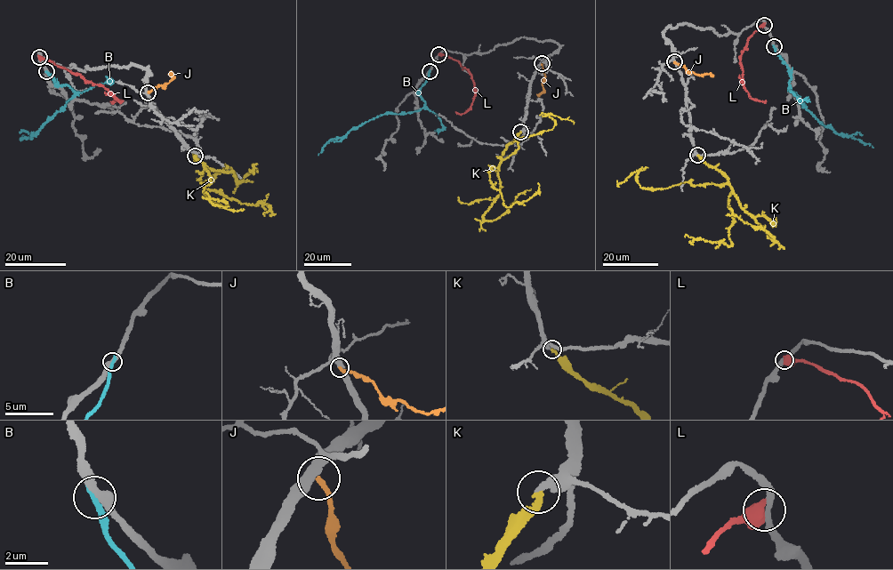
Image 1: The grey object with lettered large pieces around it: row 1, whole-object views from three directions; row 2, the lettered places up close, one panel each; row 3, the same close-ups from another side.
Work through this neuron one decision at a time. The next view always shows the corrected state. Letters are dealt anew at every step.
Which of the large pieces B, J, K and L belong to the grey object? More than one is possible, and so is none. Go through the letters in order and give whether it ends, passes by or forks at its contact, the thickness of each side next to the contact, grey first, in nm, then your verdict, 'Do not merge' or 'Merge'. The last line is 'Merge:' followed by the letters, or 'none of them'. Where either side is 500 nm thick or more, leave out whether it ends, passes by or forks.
B: It ends there. Thickness 400 nm (grey) against 280 nm. Do not merge
J: It ends there. Thickness 340 nm (grey) against 240 nm. Do not merge
K: It ends there. Thickness 320 nm (grey) against 280 nm. Merge
L: Thickness 300 nm (grey) against 650 nm. Do not merge
Merge: K

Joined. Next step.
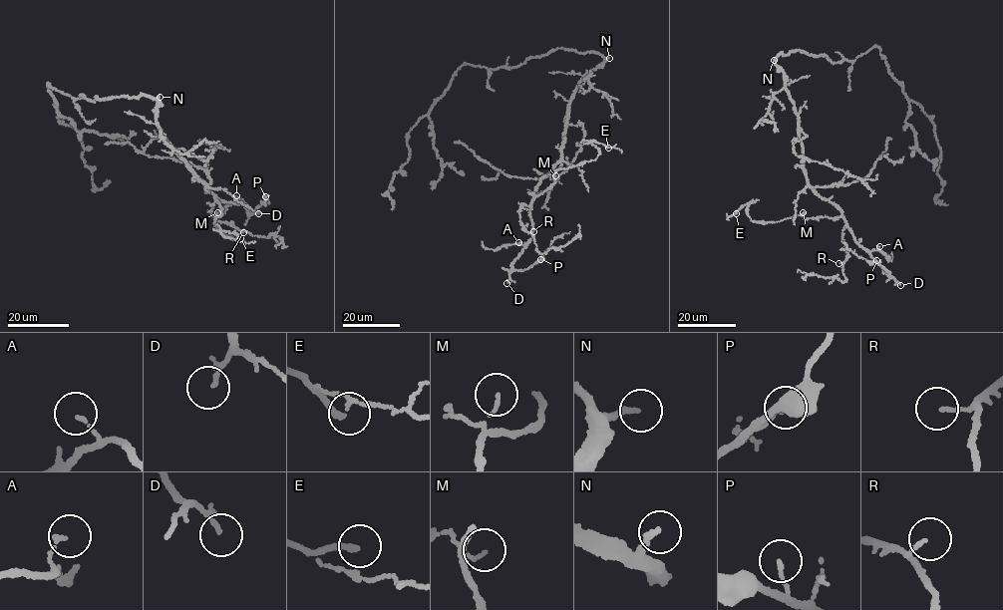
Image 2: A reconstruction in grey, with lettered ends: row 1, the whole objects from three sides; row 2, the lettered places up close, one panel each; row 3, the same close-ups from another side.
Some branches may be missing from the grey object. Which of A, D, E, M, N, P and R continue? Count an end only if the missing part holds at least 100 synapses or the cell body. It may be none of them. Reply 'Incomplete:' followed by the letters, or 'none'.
Incomplete: N

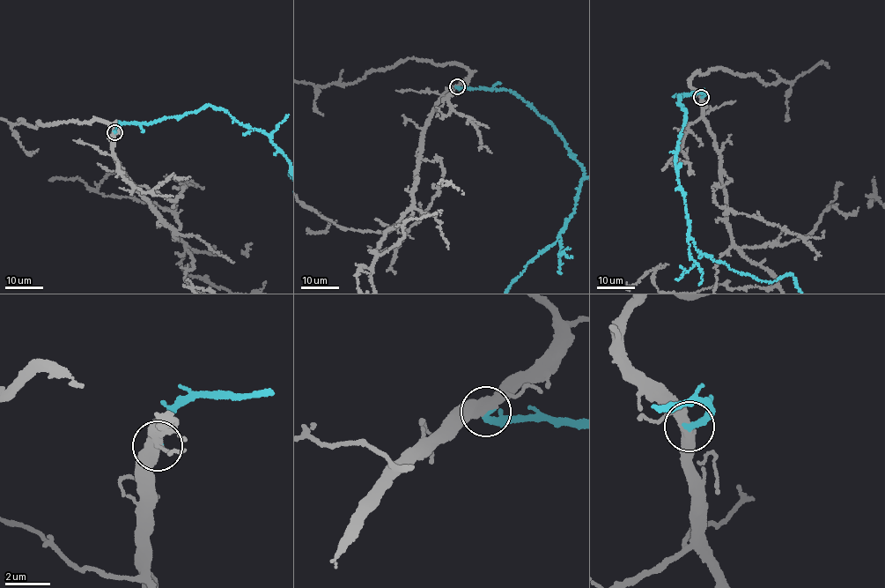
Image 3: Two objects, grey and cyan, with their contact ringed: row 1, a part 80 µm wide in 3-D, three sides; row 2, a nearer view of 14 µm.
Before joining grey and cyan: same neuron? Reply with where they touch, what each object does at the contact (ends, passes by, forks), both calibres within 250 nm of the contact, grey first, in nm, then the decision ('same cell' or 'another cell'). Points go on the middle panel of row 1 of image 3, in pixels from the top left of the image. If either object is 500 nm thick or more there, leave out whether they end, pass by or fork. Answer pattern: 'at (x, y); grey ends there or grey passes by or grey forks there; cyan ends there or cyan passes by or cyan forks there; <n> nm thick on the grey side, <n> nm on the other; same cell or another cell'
at (457, 86); grey forks there; cyan ends there; 360 nm thick on the grey side, 320 nm on the other; same cell

